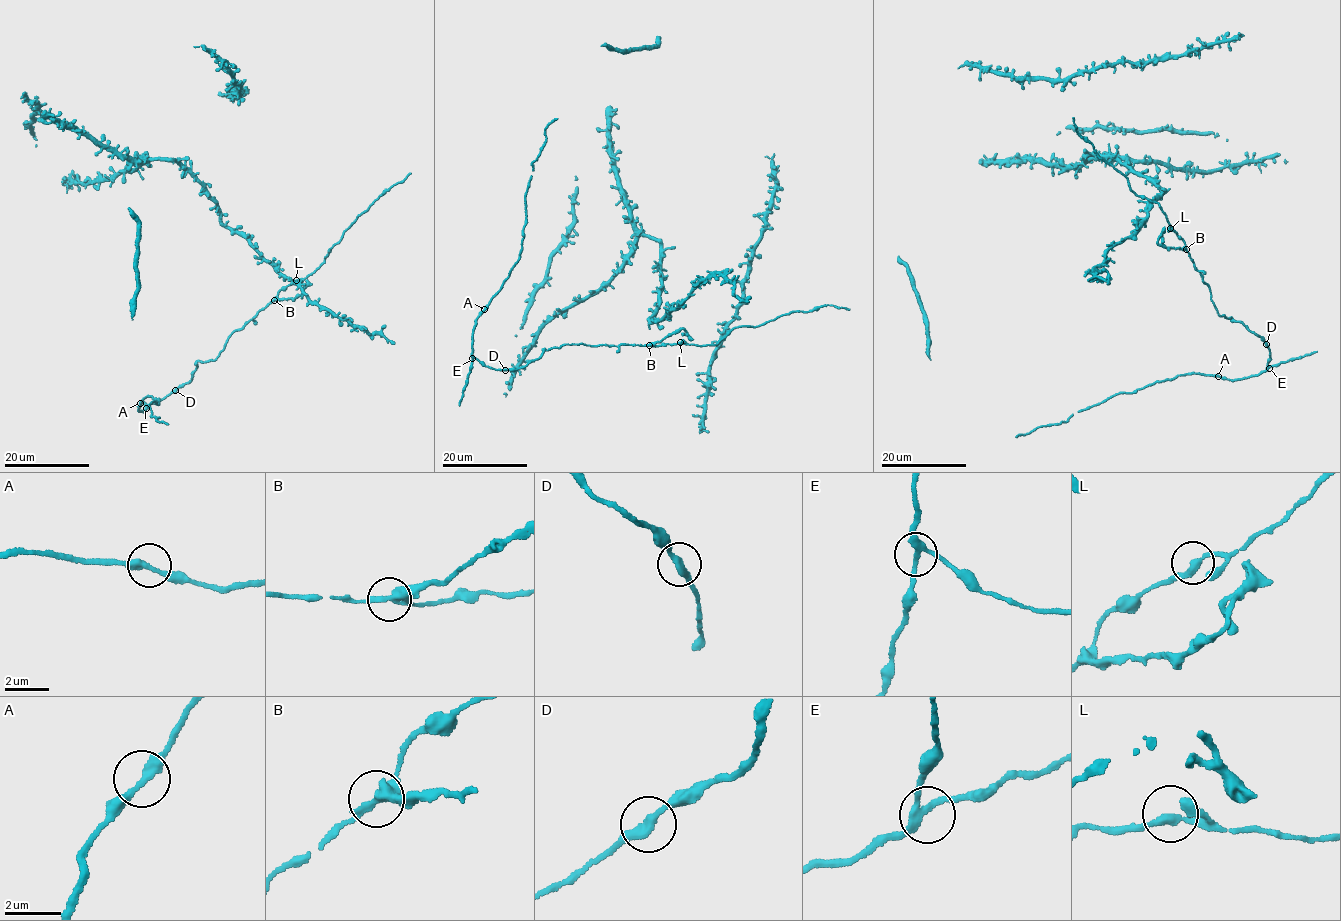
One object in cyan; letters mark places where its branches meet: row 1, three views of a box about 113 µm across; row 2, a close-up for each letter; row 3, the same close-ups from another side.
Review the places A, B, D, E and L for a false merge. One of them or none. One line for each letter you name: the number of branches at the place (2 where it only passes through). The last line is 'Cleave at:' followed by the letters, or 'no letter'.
B: 3 branches meet
Cleave at: B

